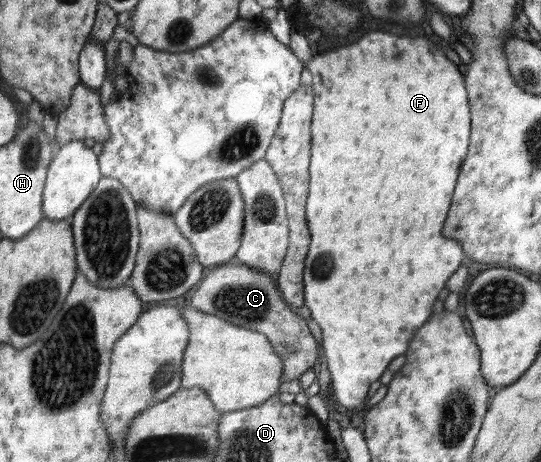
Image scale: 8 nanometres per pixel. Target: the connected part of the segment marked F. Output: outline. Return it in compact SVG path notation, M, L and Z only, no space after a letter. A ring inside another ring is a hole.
M371 32L349 46L343 46L335 52L317 54L307 62L306 68L312 74L312 89L314 92L315 110L312 112L313 126L311 126L311 166L309 166L309 196L306 202L306 219L308 229L311 230L311 246L304 260L304 305L310 310L310 316L321 326L323 330L323 348L327 366L330 372L330 380L334 386L335 398L345 408L357 408L368 401L367 392L369 386L375 380L381 378L381 374L387 370L389 362L407 352L409 340L413 338L415 330L427 322L427 318L433 312L433 304L437 294L445 288L445 282L451 278L451 274L461 266L466 254L462 246L455 240L445 240L441 230L443 222L447 218L453 188L457 184L459 166L463 164L463 158L467 156L470 143L470 112L467 90L461 72L457 66L447 60L441 46L433 44L427 38L407 38L407 36L393 36L387 32ZM345 80L353 80L353 88L343 86Z

